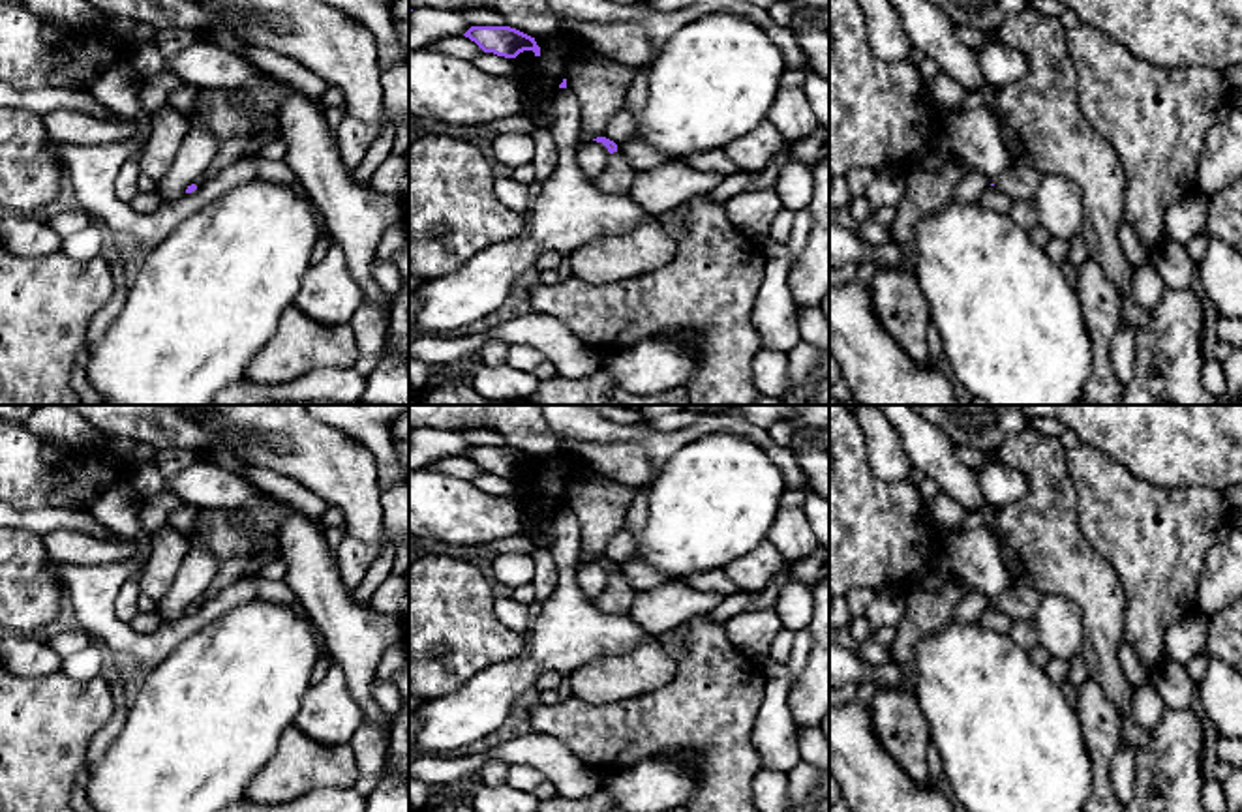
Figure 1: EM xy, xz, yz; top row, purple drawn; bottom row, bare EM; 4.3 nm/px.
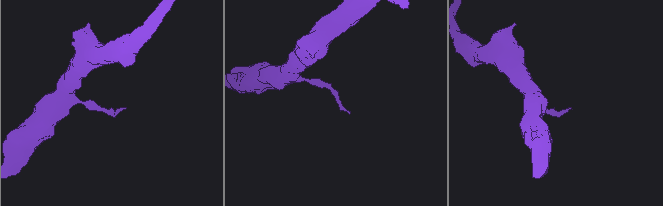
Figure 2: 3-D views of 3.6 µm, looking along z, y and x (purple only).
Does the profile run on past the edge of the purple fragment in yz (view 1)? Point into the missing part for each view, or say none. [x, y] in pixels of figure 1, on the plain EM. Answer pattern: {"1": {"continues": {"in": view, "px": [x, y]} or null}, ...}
{"1": {"continues": null}}

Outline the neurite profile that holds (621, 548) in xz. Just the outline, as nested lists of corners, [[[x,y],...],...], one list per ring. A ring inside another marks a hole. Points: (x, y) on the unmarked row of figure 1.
[[[629,529],[615,533],[606,546],[604,557],[615,564],[636,559],[636,542],[632,533]]]

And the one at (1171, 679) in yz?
[[[1171,658],[1150,668],[1148,683],[1156,686],[1167,707],[1178,711],[1189,709],[1199,694],[1199,684],[1189,677],[1186,666]]]

